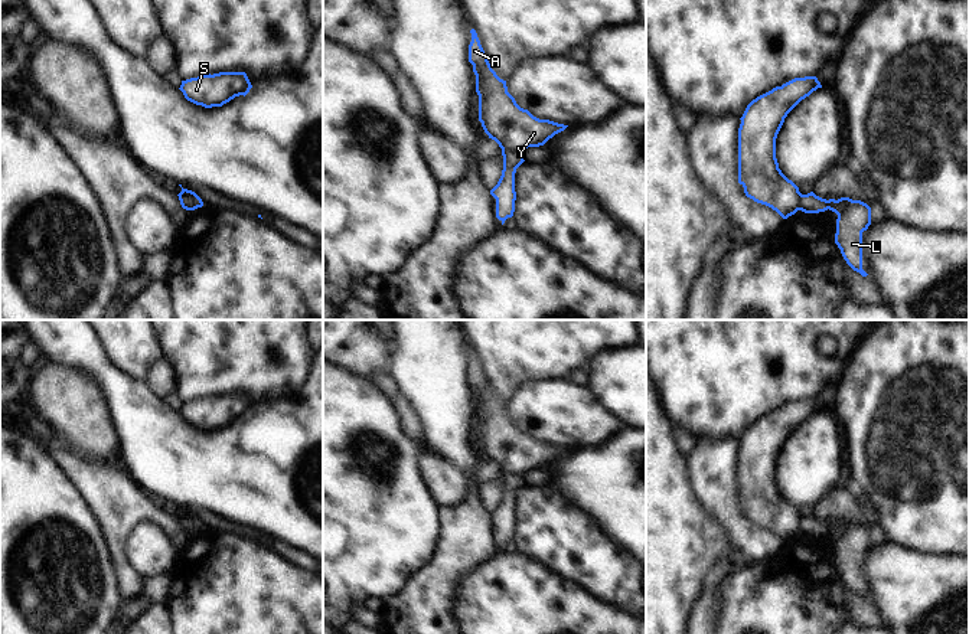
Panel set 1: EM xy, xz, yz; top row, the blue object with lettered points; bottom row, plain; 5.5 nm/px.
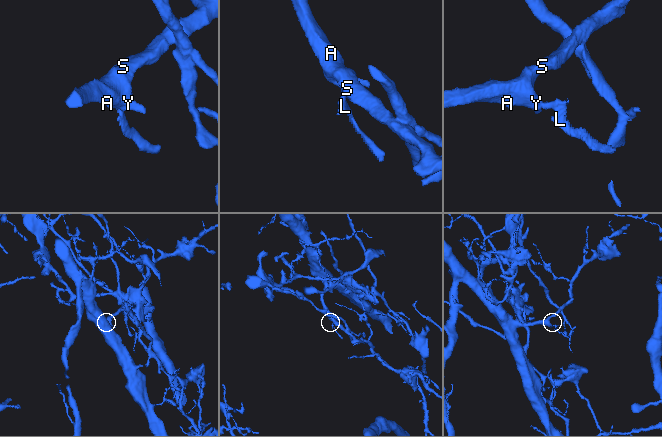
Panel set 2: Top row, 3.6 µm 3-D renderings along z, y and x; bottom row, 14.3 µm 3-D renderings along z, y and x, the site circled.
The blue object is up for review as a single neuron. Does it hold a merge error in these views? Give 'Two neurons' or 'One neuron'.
Two neurons.

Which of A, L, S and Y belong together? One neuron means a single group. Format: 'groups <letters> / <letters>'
groups A S Y / L

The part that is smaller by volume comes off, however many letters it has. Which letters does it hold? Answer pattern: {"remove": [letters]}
{"remove": ["L"]}

